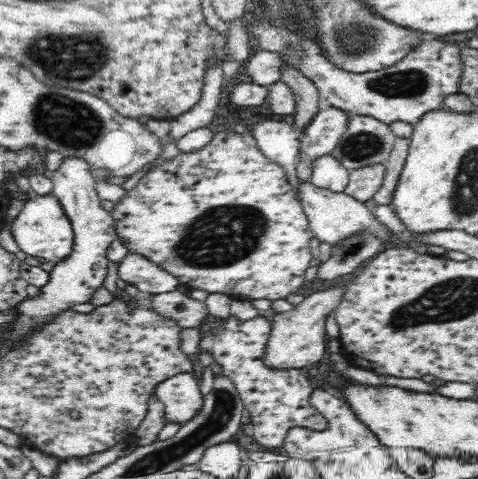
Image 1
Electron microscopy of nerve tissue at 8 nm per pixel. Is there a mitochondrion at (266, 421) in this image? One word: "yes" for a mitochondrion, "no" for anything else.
no

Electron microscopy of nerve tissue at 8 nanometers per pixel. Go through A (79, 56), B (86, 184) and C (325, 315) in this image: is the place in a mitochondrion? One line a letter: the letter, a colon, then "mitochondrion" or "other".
A: mitochondrion
B: other
C: other

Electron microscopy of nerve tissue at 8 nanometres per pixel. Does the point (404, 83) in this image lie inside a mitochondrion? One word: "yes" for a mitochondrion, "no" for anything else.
yes

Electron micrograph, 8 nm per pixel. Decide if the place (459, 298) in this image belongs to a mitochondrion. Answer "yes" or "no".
yes

